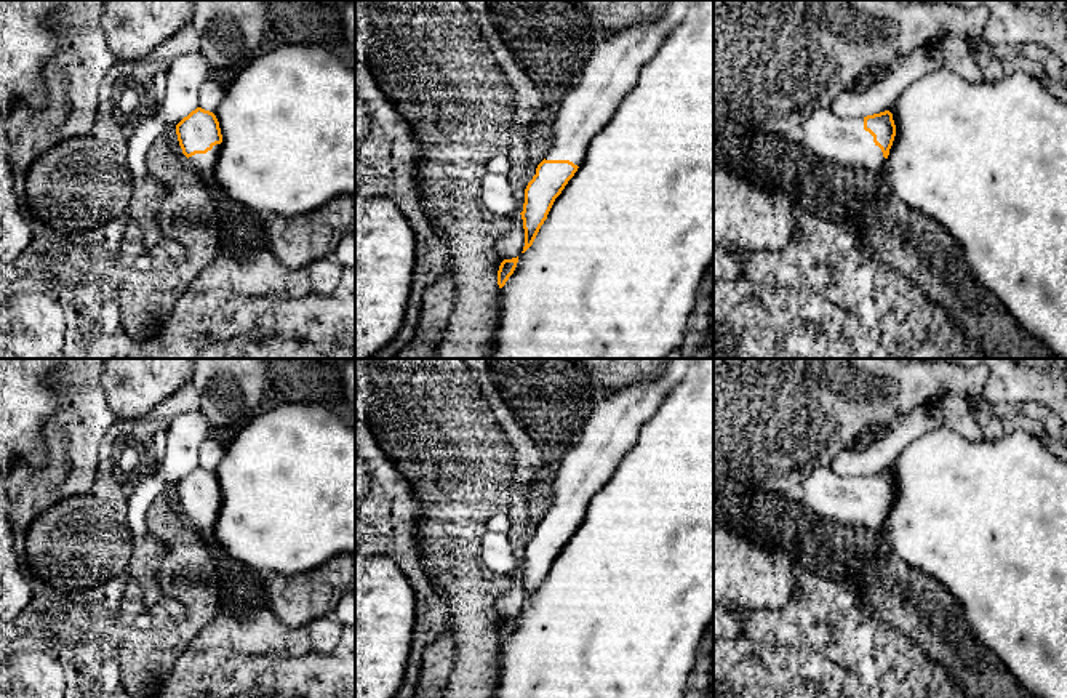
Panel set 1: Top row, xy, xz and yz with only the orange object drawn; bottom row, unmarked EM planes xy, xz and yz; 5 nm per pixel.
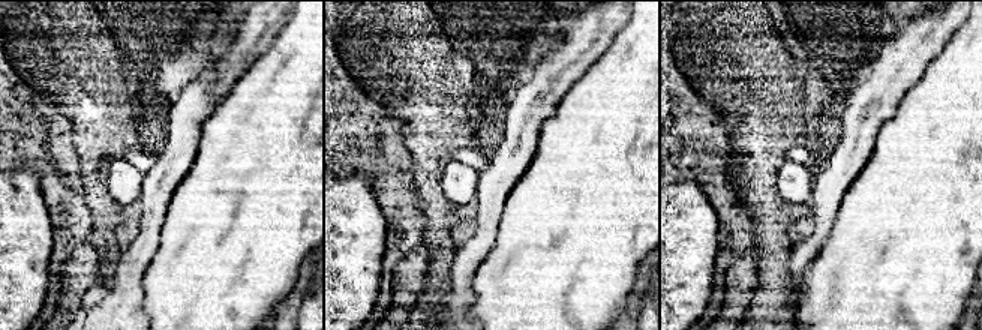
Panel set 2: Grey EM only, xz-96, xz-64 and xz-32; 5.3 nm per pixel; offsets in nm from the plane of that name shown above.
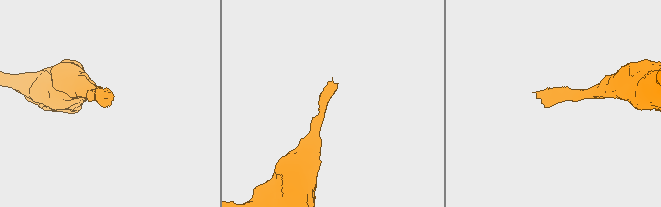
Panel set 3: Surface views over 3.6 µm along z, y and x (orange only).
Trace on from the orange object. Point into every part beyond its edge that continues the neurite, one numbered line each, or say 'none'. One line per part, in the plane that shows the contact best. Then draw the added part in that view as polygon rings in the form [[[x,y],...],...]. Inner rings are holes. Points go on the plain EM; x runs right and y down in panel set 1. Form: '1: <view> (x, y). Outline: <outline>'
1: yz (842, 500). Outline: [[[830,466],[816,467],[801,485],[801,506],[814,517],[883,532],[885,515],[864,488],[864,475],[841,477]]]

